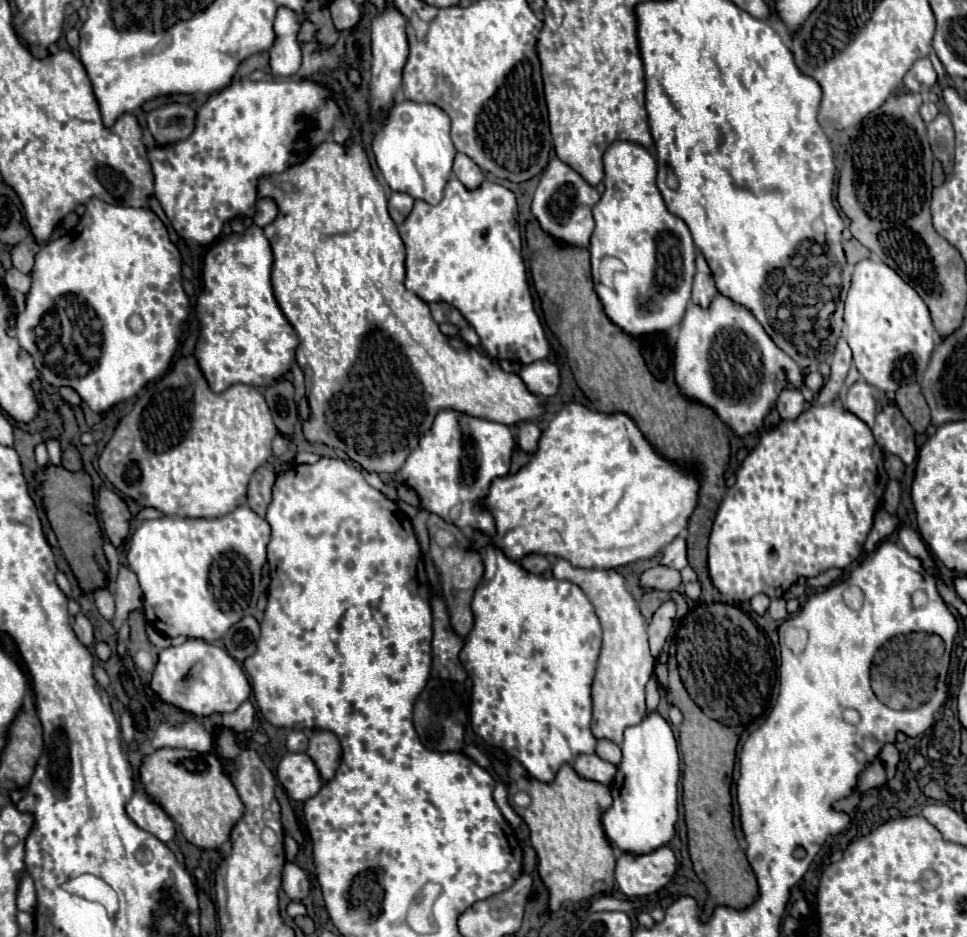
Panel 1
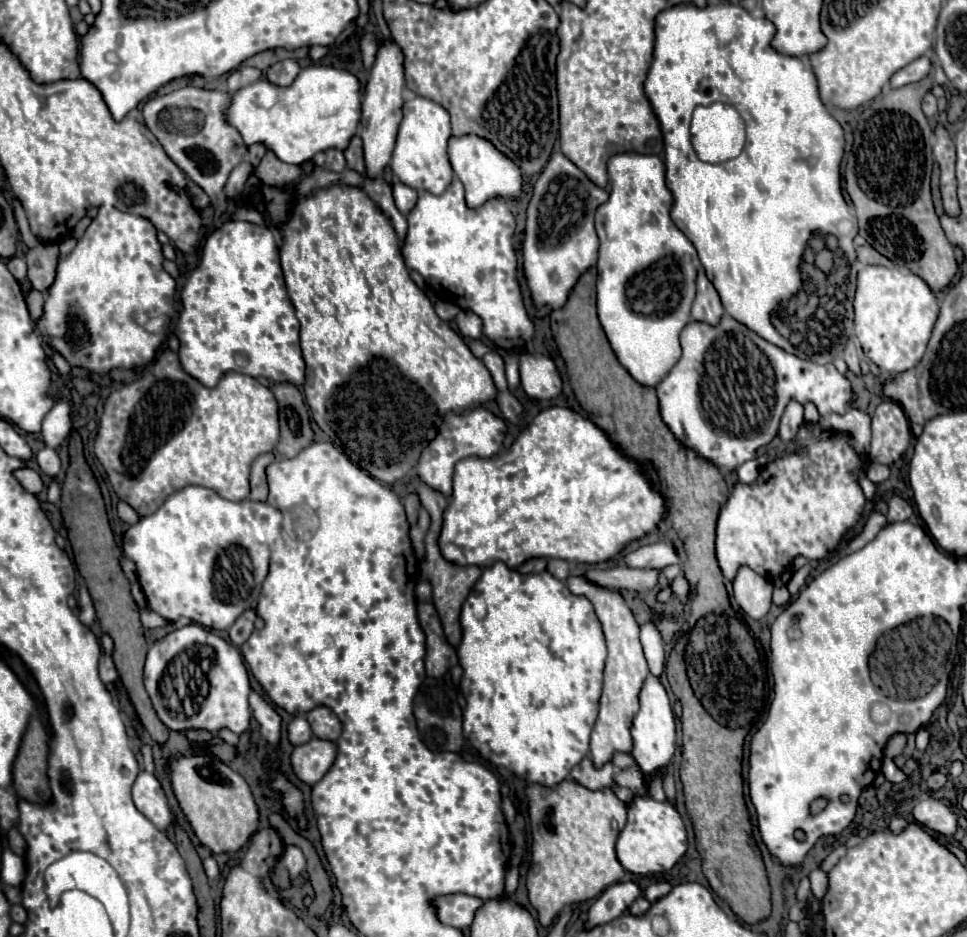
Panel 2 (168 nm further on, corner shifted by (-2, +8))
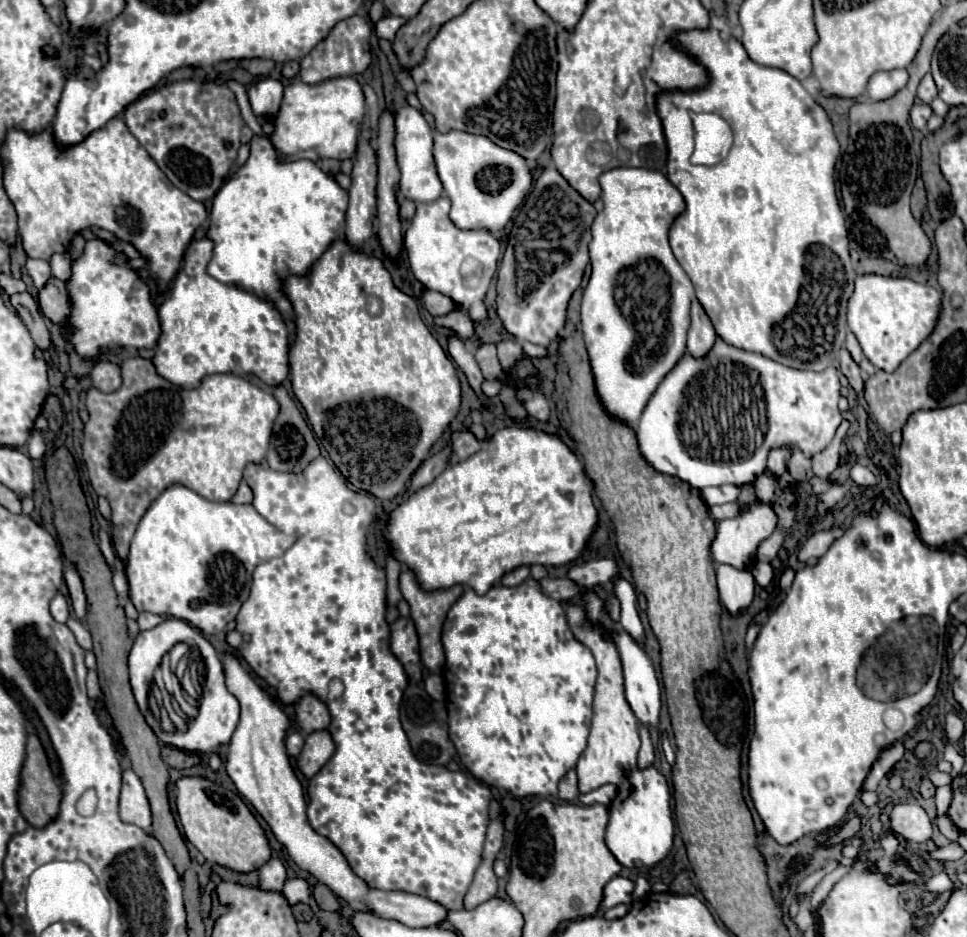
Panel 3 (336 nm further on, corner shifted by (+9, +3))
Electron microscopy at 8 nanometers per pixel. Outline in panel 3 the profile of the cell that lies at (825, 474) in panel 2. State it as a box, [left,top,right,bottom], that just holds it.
[711,498,779,570]

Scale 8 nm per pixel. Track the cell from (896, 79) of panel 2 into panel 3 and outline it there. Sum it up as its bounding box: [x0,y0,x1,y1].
[867,70,909,100]

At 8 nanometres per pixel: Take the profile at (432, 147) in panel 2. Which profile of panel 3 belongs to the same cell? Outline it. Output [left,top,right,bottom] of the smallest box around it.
[395,106,443,202]

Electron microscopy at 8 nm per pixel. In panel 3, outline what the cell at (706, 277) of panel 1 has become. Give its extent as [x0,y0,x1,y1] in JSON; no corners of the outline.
[687,298,715,356]

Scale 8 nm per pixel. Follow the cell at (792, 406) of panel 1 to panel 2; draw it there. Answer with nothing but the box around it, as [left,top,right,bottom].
[780,401,804,445]

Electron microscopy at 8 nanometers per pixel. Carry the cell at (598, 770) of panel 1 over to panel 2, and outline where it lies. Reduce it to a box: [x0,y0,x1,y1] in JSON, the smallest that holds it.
[570,757,612,791]

